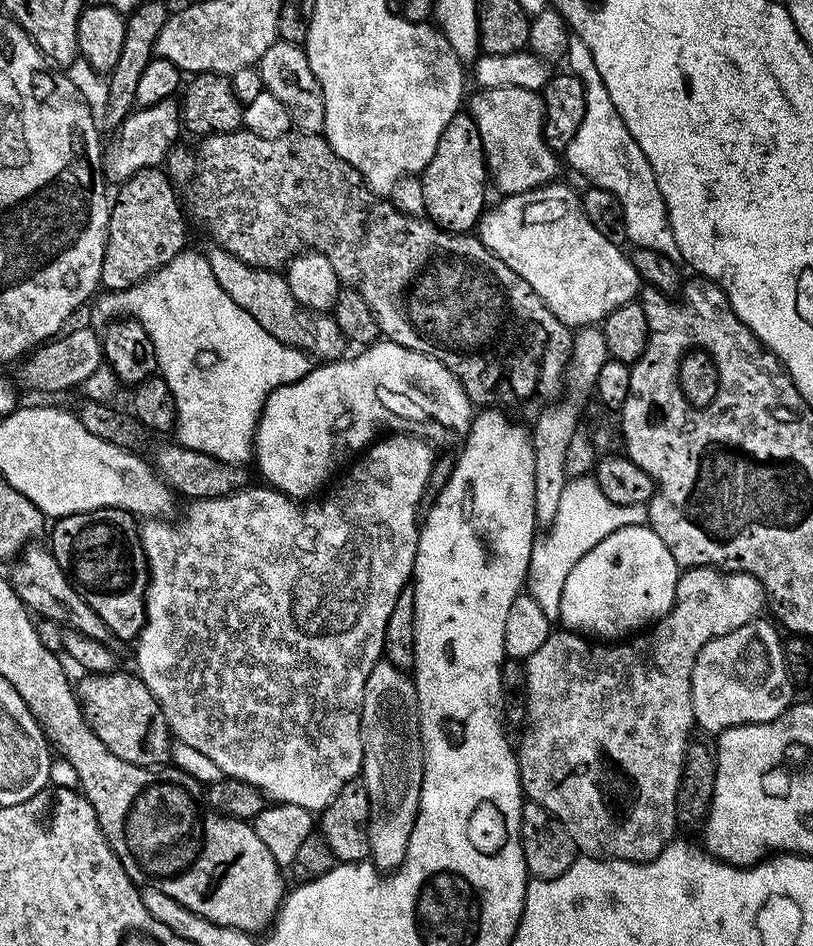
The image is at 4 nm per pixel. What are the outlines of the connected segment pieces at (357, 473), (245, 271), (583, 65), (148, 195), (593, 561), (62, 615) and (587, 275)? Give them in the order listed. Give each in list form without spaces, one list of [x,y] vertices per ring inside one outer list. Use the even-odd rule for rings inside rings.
[[[388,434],[369,444],[362,454],[351,461],[352,469],[348,473],[345,471],[323,493],[324,501],[316,498],[301,506],[275,488],[245,486],[228,496],[191,501],[180,524],[171,524],[173,521],[168,518],[148,518],[139,525],[140,545],[144,547],[144,556],[148,559],[148,591],[144,598],[146,623],[135,641],[135,671],[160,703],[173,737],[206,754],[206,758],[210,758],[210,762],[214,762],[225,777],[248,783],[265,797],[268,795],[269,801],[302,806],[313,814],[323,812],[346,782],[361,775],[364,739],[360,723],[366,682],[374,666],[384,656],[386,622],[390,622],[394,602],[398,602],[398,594],[409,587],[416,571],[416,547],[421,529],[416,511],[422,508],[422,490],[426,490],[426,478],[430,478],[433,459],[434,448],[427,440],[407,434]]]
[[[215,246],[209,247],[209,249],[207,249],[206,255],[210,270],[214,272],[214,278],[218,278],[218,286],[222,286],[222,290],[226,290],[226,294],[230,294],[230,298],[234,298],[234,302],[238,302],[238,306],[242,306],[242,310],[246,310],[250,314],[250,318],[254,318],[254,322],[258,322],[258,326],[262,326],[262,330],[266,330],[266,334],[274,334],[274,338],[278,338],[278,342],[301,348],[303,352],[313,358],[321,356],[319,359],[324,362],[339,360],[345,355],[346,341],[344,335],[338,330],[338,322],[330,314],[317,314],[301,308],[296,303],[294,294],[290,294],[287,279],[279,271],[271,268],[255,268],[234,258],[234,254]]]
[[[571,33],[566,55],[569,71],[583,82],[586,92],[586,113],[583,115],[578,133],[564,149],[564,155],[576,171],[590,180],[588,182],[593,187],[606,189],[617,196],[623,207],[627,239],[635,247],[658,250],[659,253],[666,254],[675,264],[681,265],[683,263],[681,251],[678,250],[678,244],[669,226],[665,200],[658,190],[658,182],[650,162],[646,161],[646,156],[626,129],[626,124],[622,122],[621,115],[614,107],[614,102],[610,102],[609,91],[602,82],[590,48],[576,33]]]
[[[163,167],[138,170],[138,174],[128,177],[119,185],[117,192],[120,193],[114,196],[108,210],[108,237],[100,275],[101,285],[107,291],[121,292],[142,282],[151,272],[157,272],[179,252],[185,251],[186,212],[167,174]]]
[[[643,524],[626,526],[610,534],[610,538],[598,542],[598,546],[594,546],[594,550],[590,550],[590,554],[586,554],[586,558],[582,558],[578,566],[574,566],[574,570],[570,570],[566,586],[562,590],[559,623],[564,623],[561,625],[569,632],[583,633],[589,638],[599,638],[604,642],[619,641],[637,630],[647,629],[672,609],[676,602],[677,579],[678,566],[666,542],[658,538],[655,530]]]
[[[38,542],[28,544],[8,570],[8,577],[15,592],[27,607],[38,616],[39,614],[60,624],[70,624],[81,637],[90,640],[106,640],[111,632],[103,622],[101,616],[90,606],[83,593],[68,579],[68,576],[59,566],[51,549],[39,545]]]
[[[553,182],[543,188],[531,188],[529,192],[519,192],[517,196],[504,196],[501,204],[496,204],[487,209],[484,215],[480,217],[478,225],[478,235],[480,241],[492,251],[498,258],[502,258],[502,262],[506,262],[506,266],[510,266],[510,270],[514,270],[514,274],[521,276],[526,282],[530,282],[530,290],[534,290],[534,294],[538,294],[546,302],[546,306],[561,322],[569,326],[596,326],[607,318],[614,310],[618,310],[618,306],[626,306],[633,303],[639,297],[642,291],[642,281],[640,275],[634,270],[631,259],[624,256],[625,249],[606,240],[605,235],[601,231],[594,228],[586,216],[581,204],[581,193],[575,192],[572,188],[567,188],[561,182]]]

